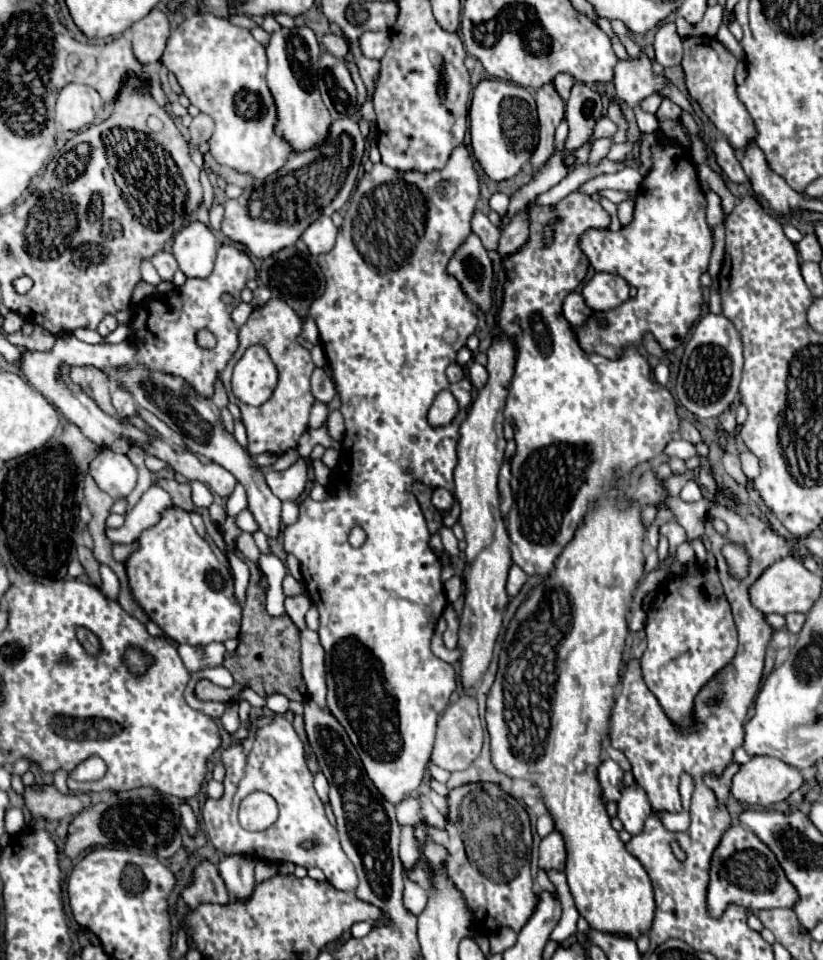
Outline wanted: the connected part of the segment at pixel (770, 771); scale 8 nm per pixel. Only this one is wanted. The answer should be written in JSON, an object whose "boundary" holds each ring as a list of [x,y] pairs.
{"boundary":[[[757,755],[751,757],[748,763],[744,763],[740,767],[740,771],[734,775],[732,781],[732,795],[748,805],[762,805],[762,807],[770,807],[772,803],[784,801],[790,797],[790,793],[794,793],[796,789],[800,789],[804,783],[804,777],[798,769],[794,769],[792,765],[786,765],[784,761],[778,761],[776,757],[766,757],[766,755]]]}

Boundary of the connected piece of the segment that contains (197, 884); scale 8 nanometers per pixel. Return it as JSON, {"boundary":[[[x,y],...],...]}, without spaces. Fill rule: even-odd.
{"boundary":[[[204,861],[196,867],[194,881],[182,893],[182,899],[190,911],[202,903],[218,903],[218,905],[230,903],[230,895],[226,891],[226,885],[224,885],[218,869],[208,861]]]}

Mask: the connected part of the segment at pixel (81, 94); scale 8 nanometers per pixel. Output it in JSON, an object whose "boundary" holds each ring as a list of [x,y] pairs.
{"boundary":[[[70,83],[66,85],[60,93],[58,93],[58,101],[56,101],[56,123],[66,129],[66,131],[78,131],[86,125],[90,125],[96,119],[96,111],[102,107],[102,97],[98,95],[96,89],[88,87],[88,85],[78,85],[78,83]]]}

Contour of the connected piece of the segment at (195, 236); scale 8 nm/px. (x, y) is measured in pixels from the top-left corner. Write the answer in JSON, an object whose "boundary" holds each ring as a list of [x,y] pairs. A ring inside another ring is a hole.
{"boundary":[[[190,223],[174,237],[172,253],[180,265],[180,271],[190,279],[206,279],[214,269],[216,237],[204,223]]]}

